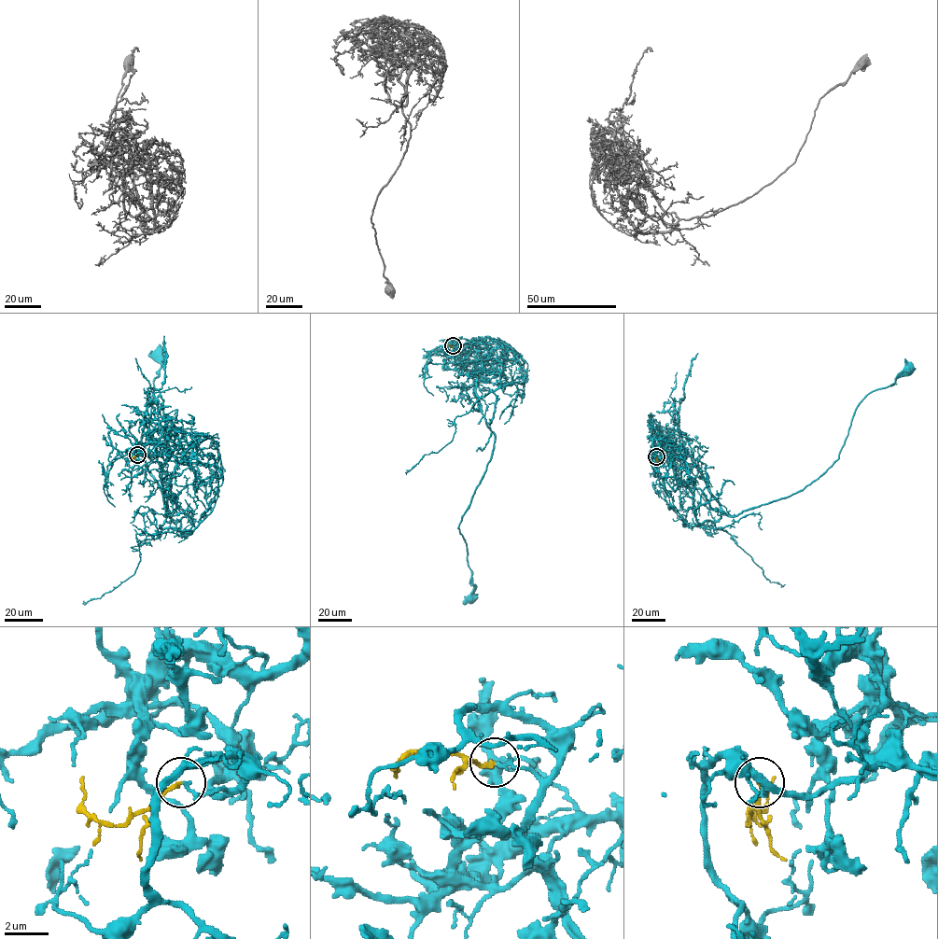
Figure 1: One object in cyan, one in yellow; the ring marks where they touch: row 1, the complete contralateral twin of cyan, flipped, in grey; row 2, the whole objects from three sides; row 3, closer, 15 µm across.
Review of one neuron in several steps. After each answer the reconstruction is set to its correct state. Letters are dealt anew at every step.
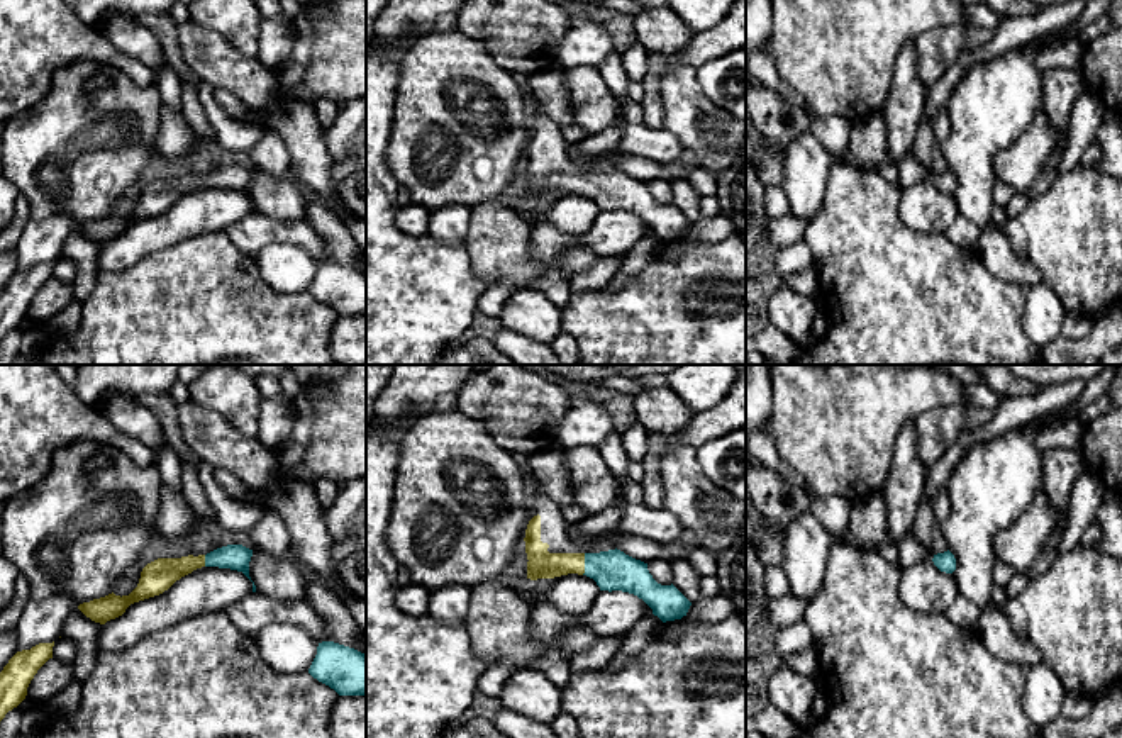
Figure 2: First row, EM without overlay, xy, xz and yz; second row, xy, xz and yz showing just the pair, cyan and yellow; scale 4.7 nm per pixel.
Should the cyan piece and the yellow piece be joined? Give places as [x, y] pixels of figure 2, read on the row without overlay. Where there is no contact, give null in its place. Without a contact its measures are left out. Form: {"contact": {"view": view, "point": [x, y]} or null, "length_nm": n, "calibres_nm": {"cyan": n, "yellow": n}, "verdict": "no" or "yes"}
{"contact": {"view": "xz", "point": [585, 184]}, "length_nm": 110, "calibres_nm": {"cyan": 190, "yellow": 130}, "verdict": "yes"}

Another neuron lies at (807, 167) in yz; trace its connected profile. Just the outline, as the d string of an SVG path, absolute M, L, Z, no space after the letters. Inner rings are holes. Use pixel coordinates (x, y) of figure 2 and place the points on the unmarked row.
M807 129L792 141L783 158L781 187L790 212L810 224L824 207L836 156Z

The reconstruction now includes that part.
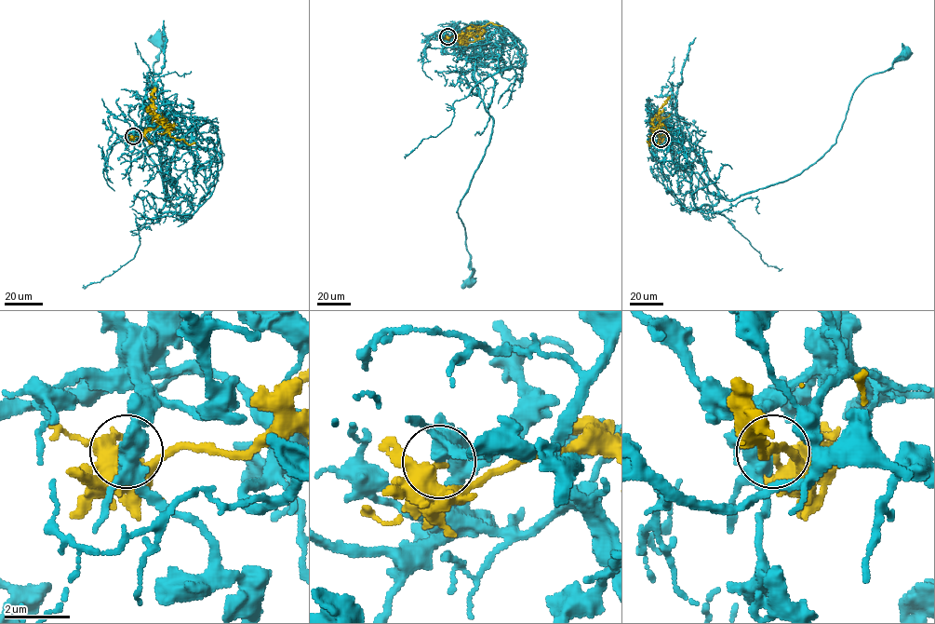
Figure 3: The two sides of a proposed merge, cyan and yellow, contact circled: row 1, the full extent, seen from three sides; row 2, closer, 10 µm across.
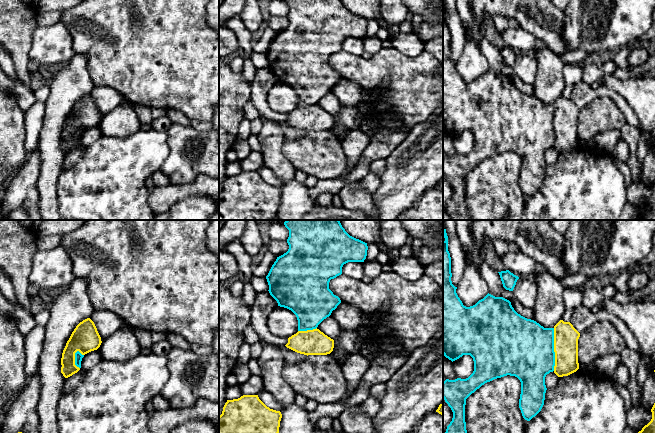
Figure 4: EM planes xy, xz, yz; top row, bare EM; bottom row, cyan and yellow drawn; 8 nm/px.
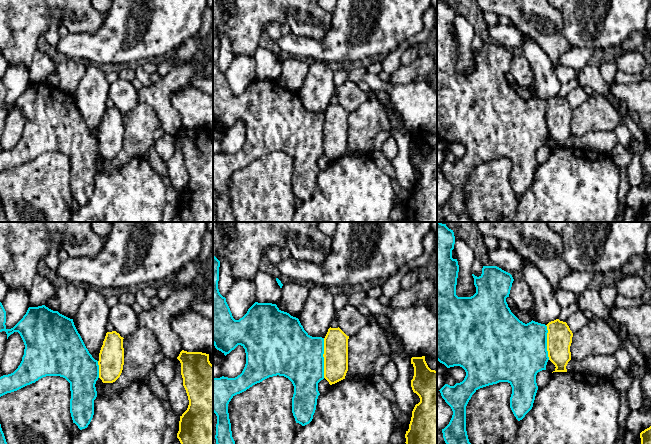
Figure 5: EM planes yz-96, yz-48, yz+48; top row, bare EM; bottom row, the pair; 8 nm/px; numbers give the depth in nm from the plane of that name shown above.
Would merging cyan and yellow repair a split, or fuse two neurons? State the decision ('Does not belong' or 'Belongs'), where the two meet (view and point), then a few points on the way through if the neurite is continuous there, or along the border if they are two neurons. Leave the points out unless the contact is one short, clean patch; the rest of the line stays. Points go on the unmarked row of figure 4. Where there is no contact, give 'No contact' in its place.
Does not belong. Touches cyan at yz (553, 125). Boundary: yz (553, 104), (554, 146)

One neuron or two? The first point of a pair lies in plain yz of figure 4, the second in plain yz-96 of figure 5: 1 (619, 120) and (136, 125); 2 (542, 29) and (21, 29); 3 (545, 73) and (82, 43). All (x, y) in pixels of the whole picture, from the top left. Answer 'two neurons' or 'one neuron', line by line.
1: one neuron
2: one neuron
3: two neurons

